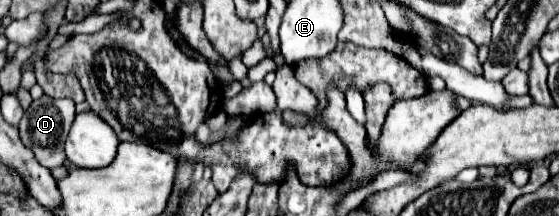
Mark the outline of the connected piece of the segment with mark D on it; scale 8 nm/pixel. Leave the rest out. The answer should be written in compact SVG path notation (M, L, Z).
M44 94L40 100L34 100L30 104L30 108L24 112L24 118L18 124L20 140L24 142L26 148L30 148L34 152L34 158L42 166L46 166L46 168L62 166L66 160L64 142L66 142L72 120L74 120L74 102L70 98L50 98Z

